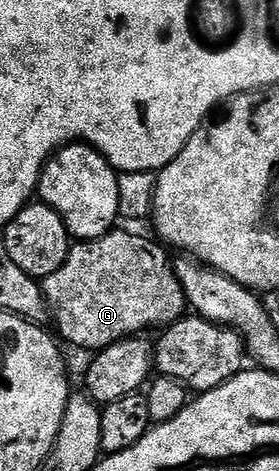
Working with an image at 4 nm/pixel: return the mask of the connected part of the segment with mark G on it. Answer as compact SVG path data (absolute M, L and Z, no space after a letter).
M114 230L97 240L82 240L70 247L63 266L40 281L51 320L57 323L56 335L62 341L65 339L77 348L100 350L124 340L126 336L145 334L148 328L171 325L186 315L185 291L173 272L174 261L169 260L170 253L156 239L153 240L136 236L133 232Z

